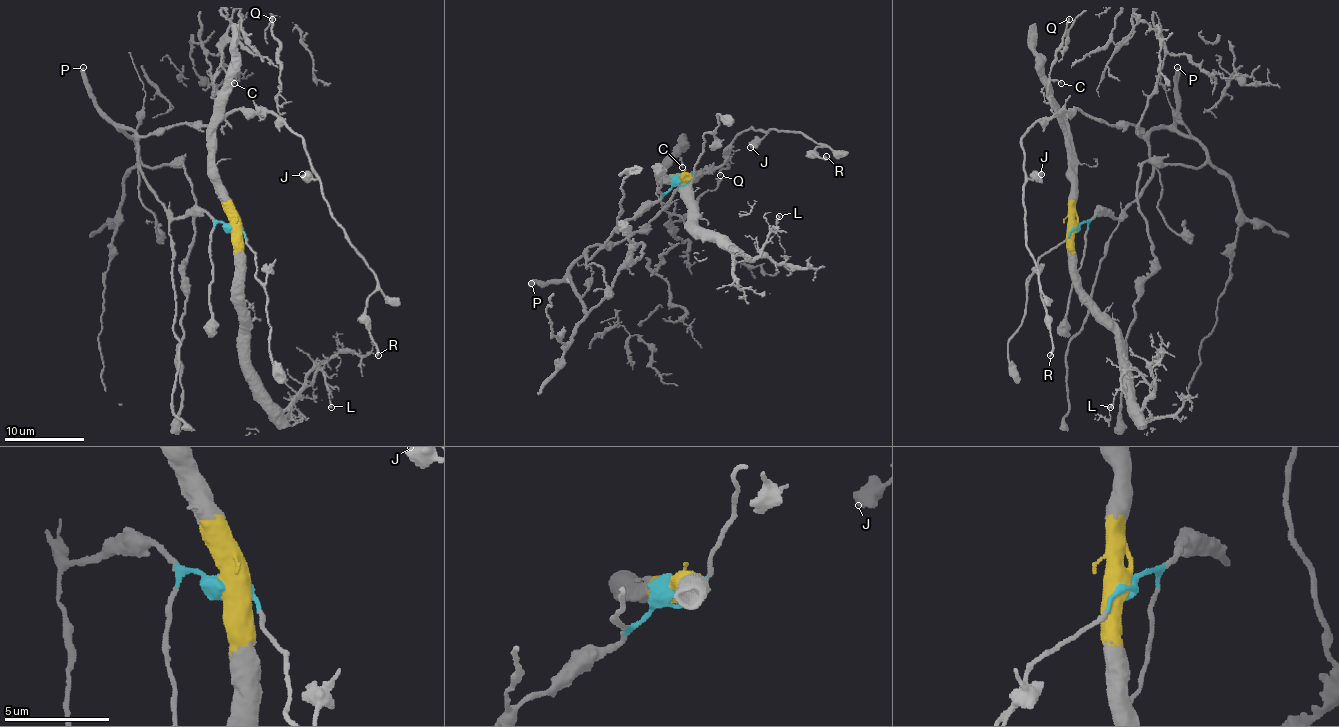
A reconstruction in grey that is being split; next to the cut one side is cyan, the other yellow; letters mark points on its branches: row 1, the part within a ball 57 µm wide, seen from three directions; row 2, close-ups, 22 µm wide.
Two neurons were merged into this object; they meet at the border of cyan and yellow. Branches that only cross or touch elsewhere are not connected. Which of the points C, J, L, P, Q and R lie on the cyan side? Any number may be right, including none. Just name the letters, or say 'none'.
J, P, Q, R

